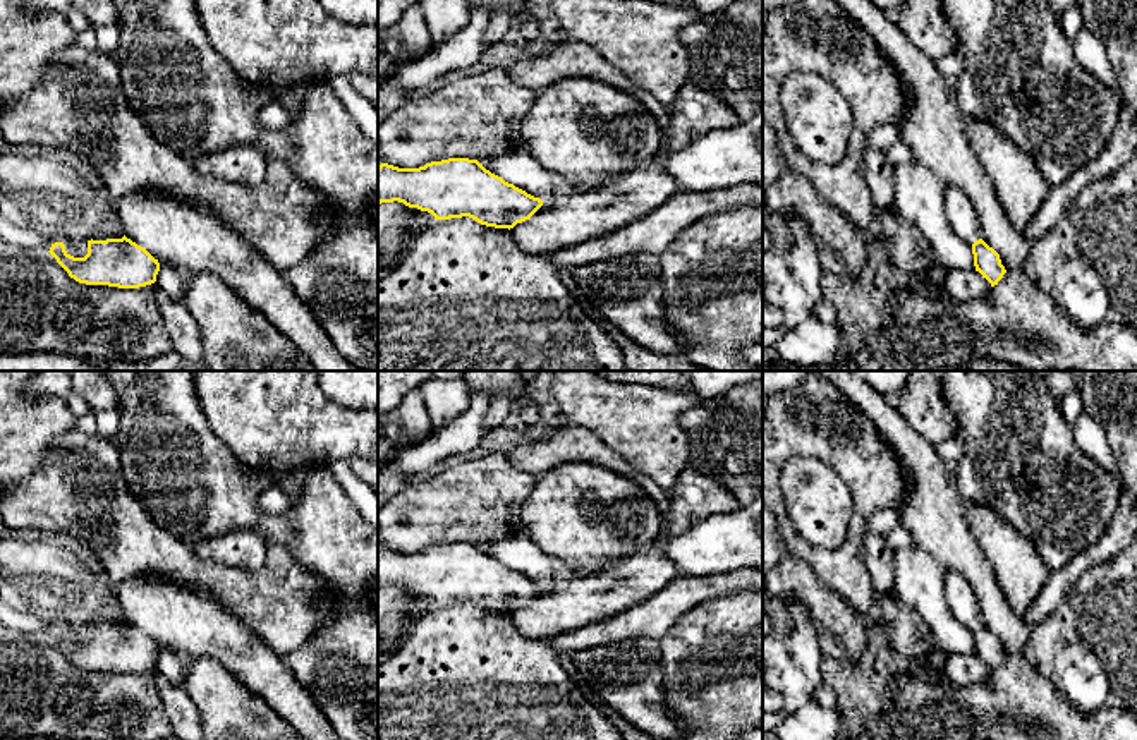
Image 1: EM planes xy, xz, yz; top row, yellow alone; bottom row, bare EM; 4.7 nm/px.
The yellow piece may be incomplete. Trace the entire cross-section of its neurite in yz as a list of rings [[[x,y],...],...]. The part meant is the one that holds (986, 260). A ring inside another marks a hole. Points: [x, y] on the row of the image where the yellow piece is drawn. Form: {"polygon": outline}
{"polygon": [[[982,239],[972,244],[972,254],[976,271],[979,271],[982,278],[991,283],[991,287],[998,285],[998,282],[1006,273],[1005,266],[1001,264],[1000,254]]]}

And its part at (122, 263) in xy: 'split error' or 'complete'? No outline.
complete

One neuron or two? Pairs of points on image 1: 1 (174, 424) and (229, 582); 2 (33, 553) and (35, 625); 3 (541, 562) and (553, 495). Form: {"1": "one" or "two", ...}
{"1": "one", "2": "two", "3": "two"}

